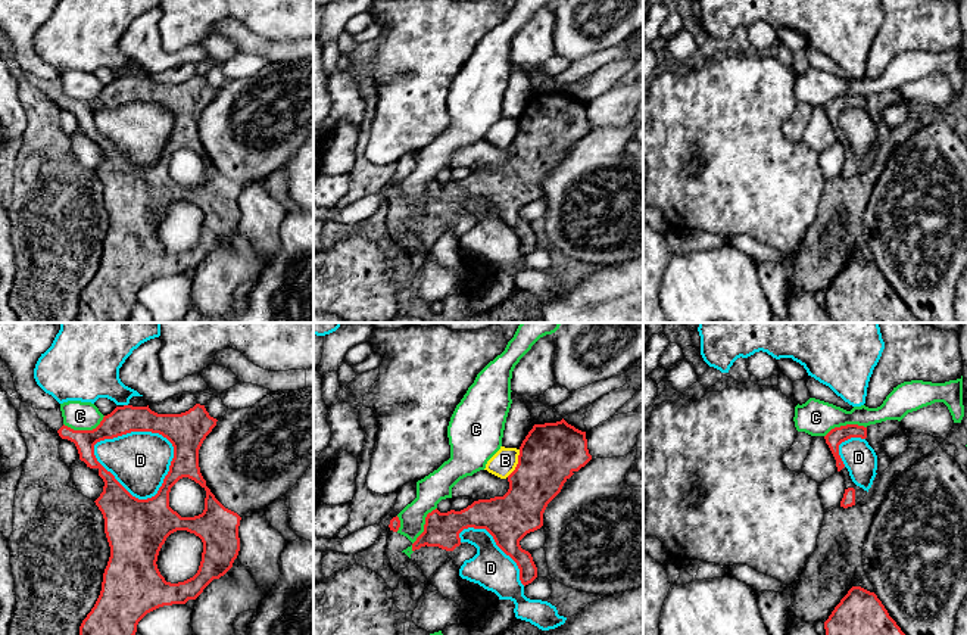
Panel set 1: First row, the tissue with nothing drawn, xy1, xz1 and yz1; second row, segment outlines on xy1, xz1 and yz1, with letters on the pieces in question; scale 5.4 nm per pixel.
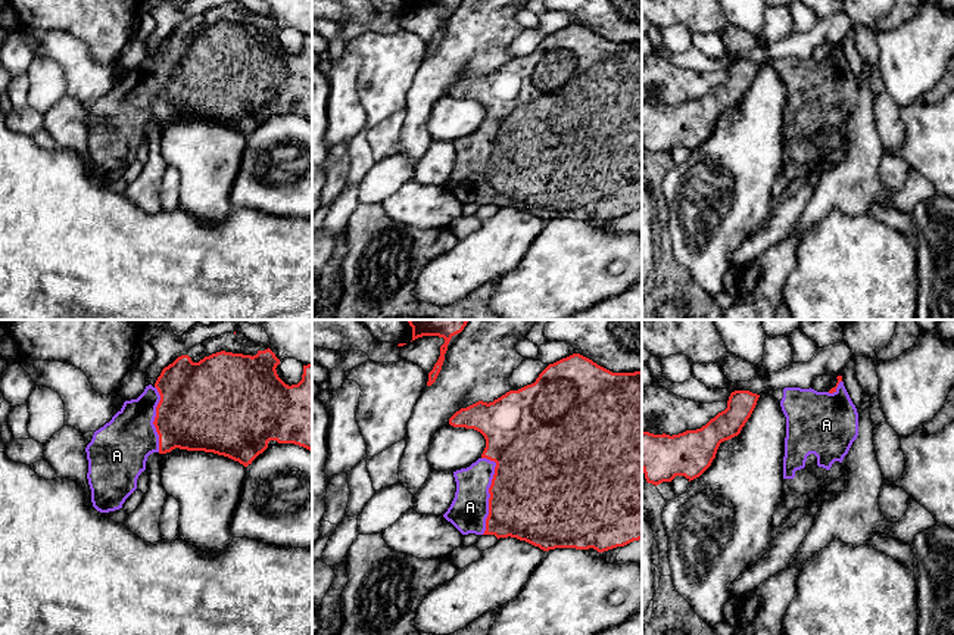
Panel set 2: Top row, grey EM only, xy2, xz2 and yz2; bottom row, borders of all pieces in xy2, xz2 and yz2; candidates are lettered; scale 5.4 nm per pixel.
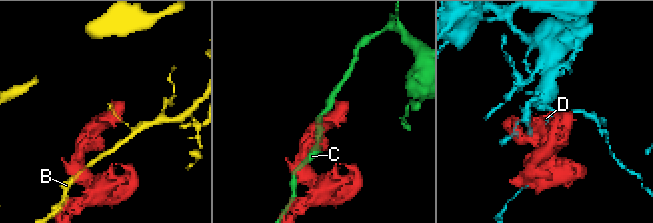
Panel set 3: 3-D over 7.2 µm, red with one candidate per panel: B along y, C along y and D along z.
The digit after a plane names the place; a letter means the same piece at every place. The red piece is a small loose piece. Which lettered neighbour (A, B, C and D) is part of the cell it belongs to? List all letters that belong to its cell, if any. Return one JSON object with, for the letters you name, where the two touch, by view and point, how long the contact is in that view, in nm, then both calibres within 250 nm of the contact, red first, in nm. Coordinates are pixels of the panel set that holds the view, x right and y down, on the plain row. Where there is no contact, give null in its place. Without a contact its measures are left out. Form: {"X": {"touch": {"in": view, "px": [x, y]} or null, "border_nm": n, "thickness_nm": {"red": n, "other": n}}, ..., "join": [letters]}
{"A": {"touch": {"in": "xz2", "px": [489, 162]}, "border_nm": 420, "thickness_nm": {"red": 500, "other": 200}}, "join": ["A"]}

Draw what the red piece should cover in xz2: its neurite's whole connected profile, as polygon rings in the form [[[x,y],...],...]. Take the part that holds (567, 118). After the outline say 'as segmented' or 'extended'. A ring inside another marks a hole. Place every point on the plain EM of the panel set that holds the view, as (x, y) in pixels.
[[[573,24],[549,34],[531,55],[518,60],[509,60],[493,72],[478,71],[467,78],[461,78],[449,88],[449,94],[474,99],[486,109],[481,127],[470,137],[453,141],[456,162],[443,187],[462,205],[495,205],[498,209],[511,206],[539,217],[543,221],[555,218],[593,218],[598,222],[642,209],[642,40],[635,43],[612,43],[580,24]]]; extended

